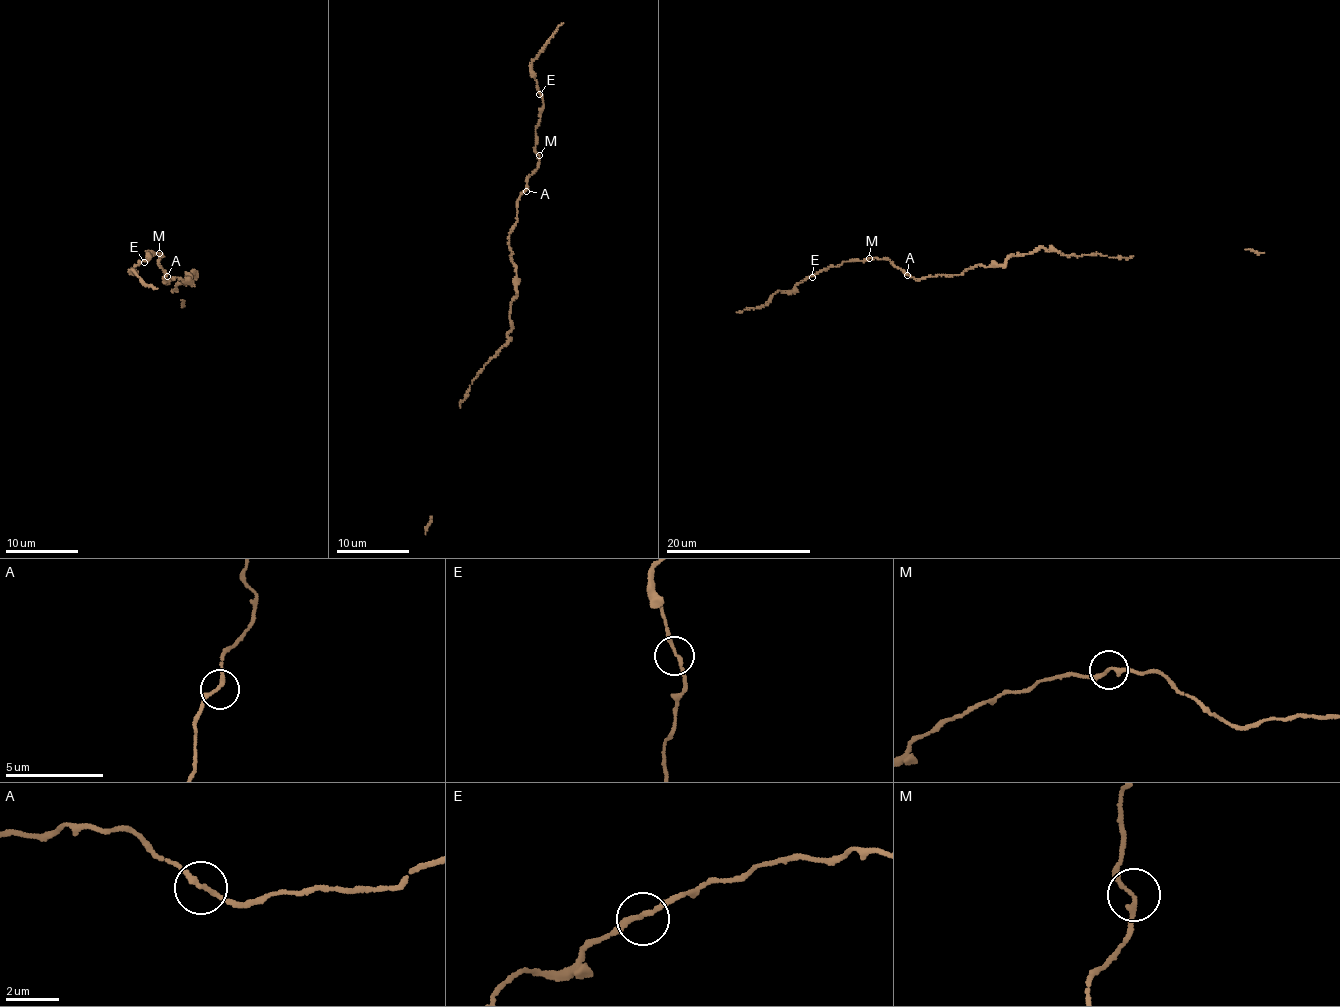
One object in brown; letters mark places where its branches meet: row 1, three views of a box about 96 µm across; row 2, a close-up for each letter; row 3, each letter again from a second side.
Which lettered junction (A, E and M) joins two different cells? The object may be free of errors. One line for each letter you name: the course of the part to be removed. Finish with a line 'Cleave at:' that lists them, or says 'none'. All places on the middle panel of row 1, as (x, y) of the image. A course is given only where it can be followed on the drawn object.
Cleave at: none

